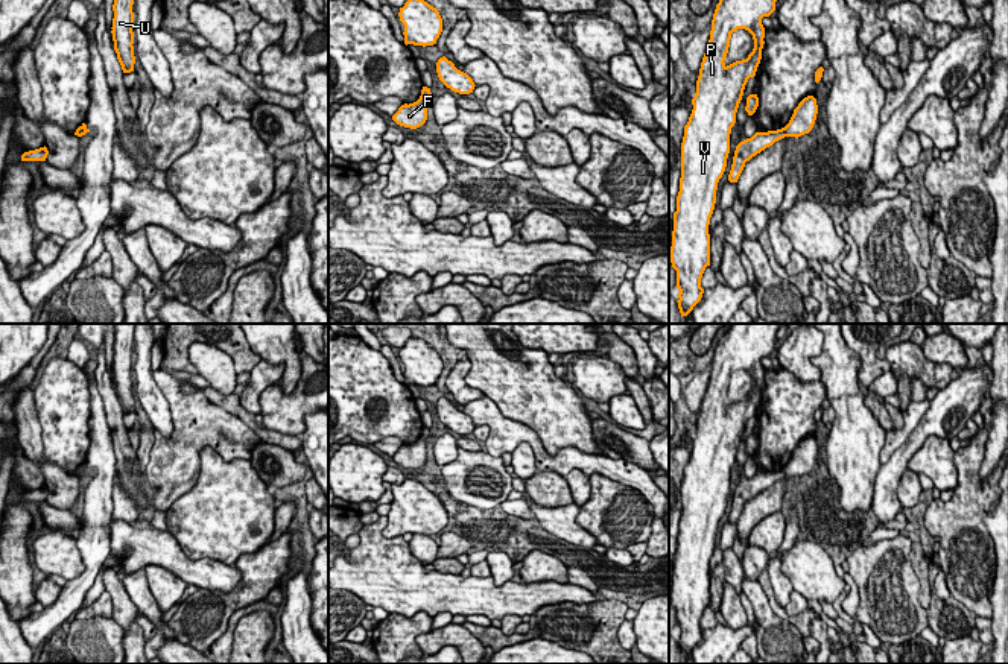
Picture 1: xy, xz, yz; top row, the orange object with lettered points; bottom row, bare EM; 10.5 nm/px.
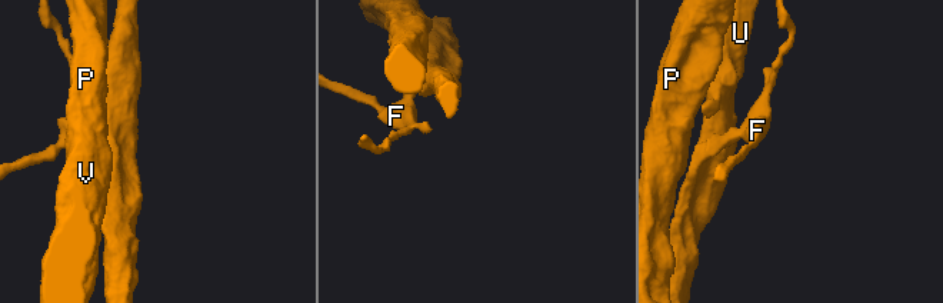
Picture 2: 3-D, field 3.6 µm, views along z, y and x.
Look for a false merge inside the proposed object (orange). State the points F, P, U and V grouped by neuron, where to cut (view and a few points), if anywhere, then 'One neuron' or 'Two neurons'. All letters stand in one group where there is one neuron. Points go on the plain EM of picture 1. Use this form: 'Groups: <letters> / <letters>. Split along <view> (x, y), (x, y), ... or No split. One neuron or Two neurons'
Groups: F / P U V. Split along yz (783, 468), (786, 476). Two neurons

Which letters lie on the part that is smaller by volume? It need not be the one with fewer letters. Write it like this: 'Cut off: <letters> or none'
Cut off: F

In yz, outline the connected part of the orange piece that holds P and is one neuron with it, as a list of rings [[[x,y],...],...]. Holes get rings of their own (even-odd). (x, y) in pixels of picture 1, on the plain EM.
[[[731,324],[730,330],[719,339],[716,345],[710,380],[704,394],[699,416],[696,421],[696,433],[692,439],[692,454],[684,466],[681,483],[681,518],[677,536],[677,552],[674,553],[674,571],[670,587],[670,603],[677,611],[678,649],[687,656],[701,641],[704,629],[701,618],[707,606],[710,606],[710,558],[716,544],[718,523],[722,518],[727,498],[730,494],[730,474],[736,463],[736,453],[743,436],[745,425],[750,418],[756,416],[762,400],[765,368],[763,357],[769,357],[775,351],[777,331],[781,324]],[[745,369],[753,375],[754,389],[746,400],[727,406],[731,374]]]

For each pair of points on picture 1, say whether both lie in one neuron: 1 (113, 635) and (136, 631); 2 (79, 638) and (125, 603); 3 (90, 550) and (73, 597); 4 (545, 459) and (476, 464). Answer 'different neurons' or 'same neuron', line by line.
1: same neuron
2: same neuron
3: same neuron
4: different neurons

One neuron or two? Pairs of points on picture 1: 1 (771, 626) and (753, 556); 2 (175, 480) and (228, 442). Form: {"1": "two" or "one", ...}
{"1": "one", "2": "one"}

